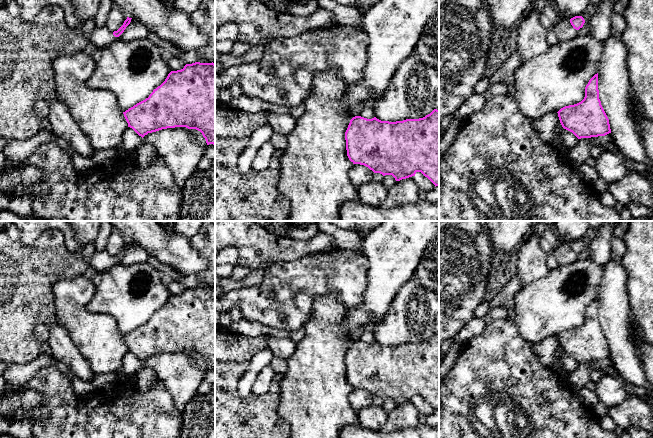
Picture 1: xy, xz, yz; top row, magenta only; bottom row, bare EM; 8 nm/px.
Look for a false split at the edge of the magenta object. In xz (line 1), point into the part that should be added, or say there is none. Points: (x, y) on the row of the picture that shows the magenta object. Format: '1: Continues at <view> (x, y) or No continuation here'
1: No continuation here

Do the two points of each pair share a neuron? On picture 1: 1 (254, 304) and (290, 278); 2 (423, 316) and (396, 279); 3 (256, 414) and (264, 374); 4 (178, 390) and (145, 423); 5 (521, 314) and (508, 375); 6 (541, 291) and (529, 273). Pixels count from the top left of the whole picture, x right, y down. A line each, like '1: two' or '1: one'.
1: one
2: two
3: two
4: two
5: two
6: two

